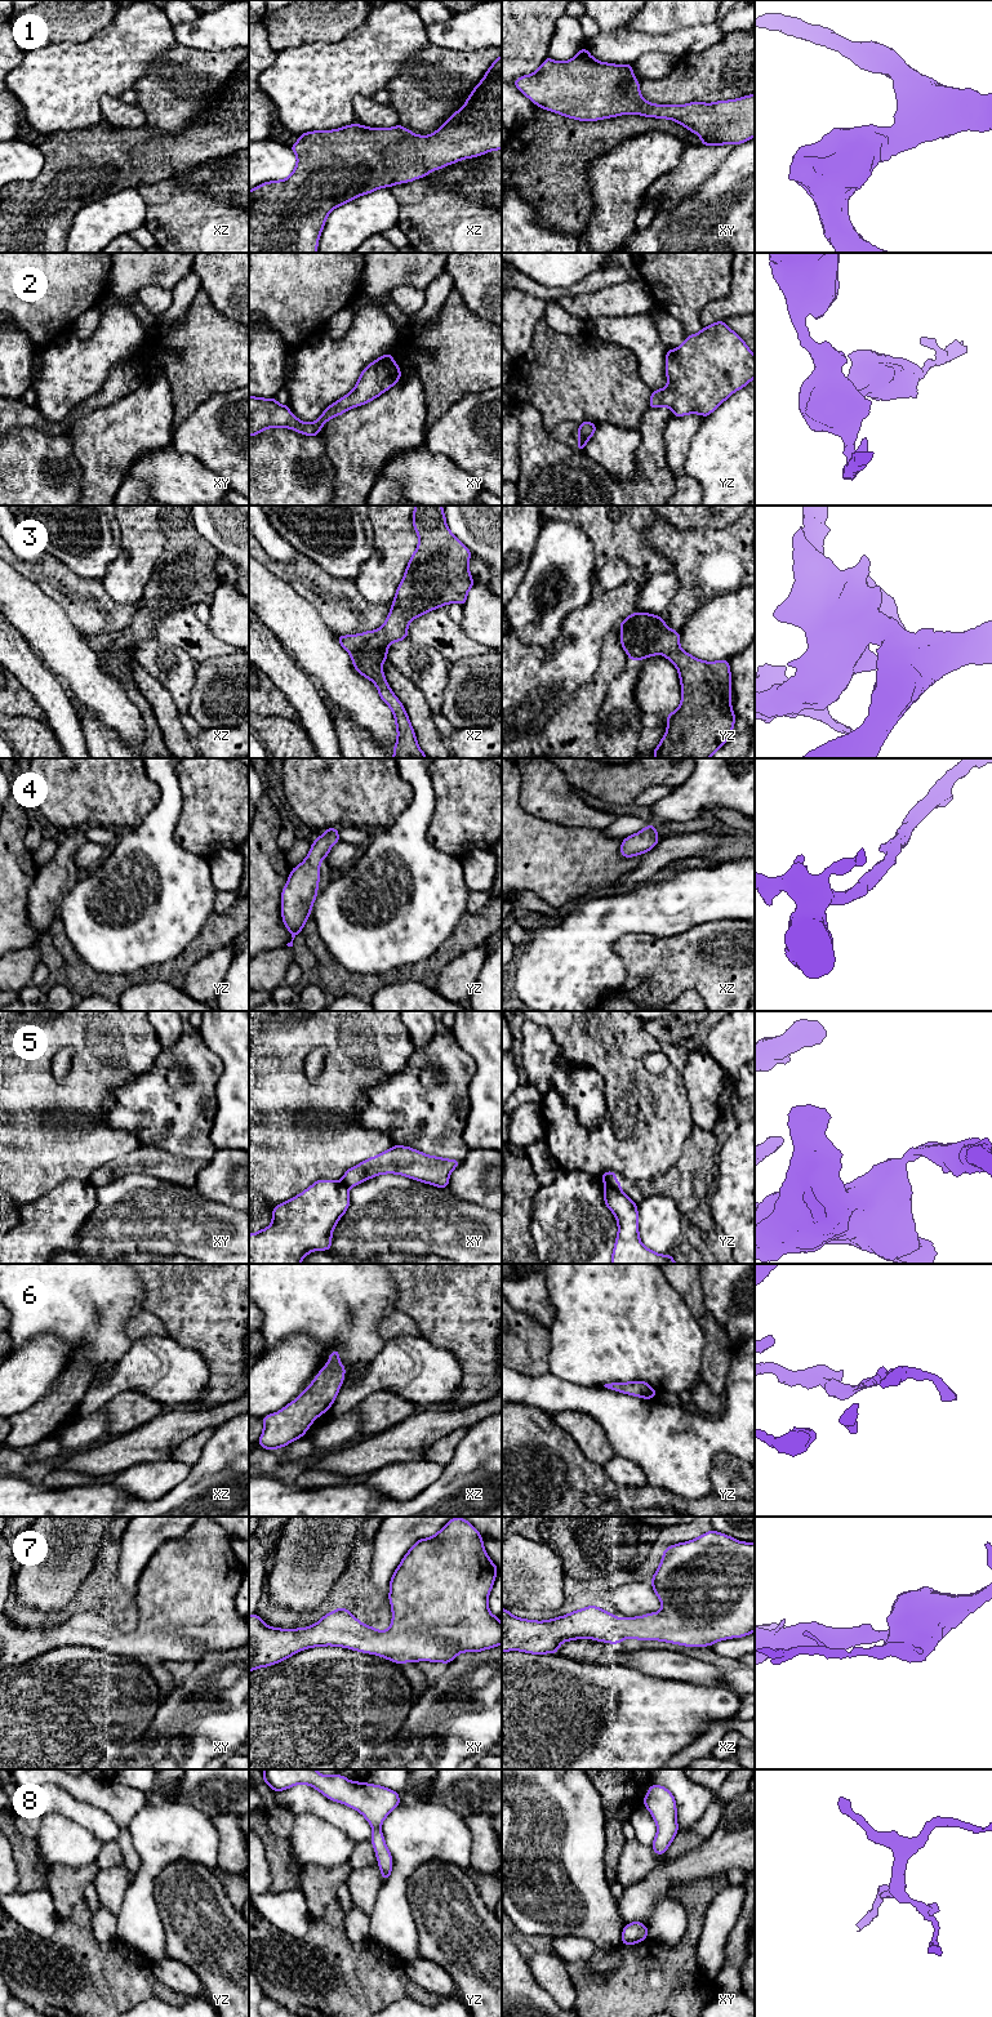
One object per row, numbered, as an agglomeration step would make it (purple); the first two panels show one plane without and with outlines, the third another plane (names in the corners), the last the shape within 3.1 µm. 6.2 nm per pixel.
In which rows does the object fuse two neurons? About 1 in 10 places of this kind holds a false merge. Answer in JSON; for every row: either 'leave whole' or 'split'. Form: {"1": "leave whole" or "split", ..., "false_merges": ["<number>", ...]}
{"1": "leave whole", "2": "leave whole", "3": "leave whole", "4": "leave whole", "5": "split", "6": "leave whole", "7": "leave whole", "8": "leave whole", "false_merges": ["5"]}

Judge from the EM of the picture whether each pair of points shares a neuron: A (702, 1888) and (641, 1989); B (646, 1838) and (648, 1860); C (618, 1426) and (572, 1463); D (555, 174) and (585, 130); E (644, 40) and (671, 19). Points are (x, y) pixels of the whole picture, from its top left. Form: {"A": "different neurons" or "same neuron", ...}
{"A": "same neuron", "B": "different neurons", "C": "different neurons", "D": "same neuron", "E": "different neurons"}

